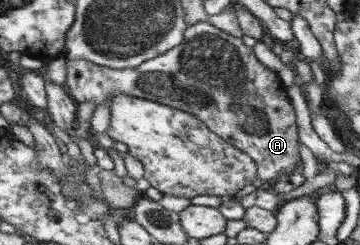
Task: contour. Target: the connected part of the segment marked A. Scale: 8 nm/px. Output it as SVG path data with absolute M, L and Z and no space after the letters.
M208 21L199 22L186 29L185 39L176 48L147 60L136 68L110 68L87 60L66 59L67 75L63 84L77 103L91 101L95 105L101 105L108 101L108 97L112 97L111 101L108 101L111 103L115 96L128 94L193 113L218 133L218 136L249 153L257 161L257 178L271 182L273 179L291 175L301 163L298 124L296 109L280 76L272 72L268 66L264 66L254 51L253 47L248 47L242 42L242 38L224 32Z

